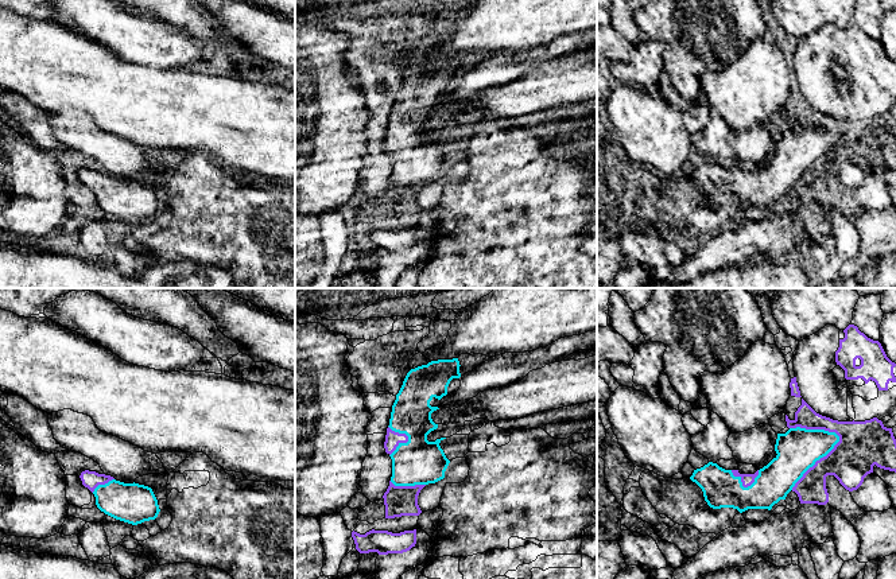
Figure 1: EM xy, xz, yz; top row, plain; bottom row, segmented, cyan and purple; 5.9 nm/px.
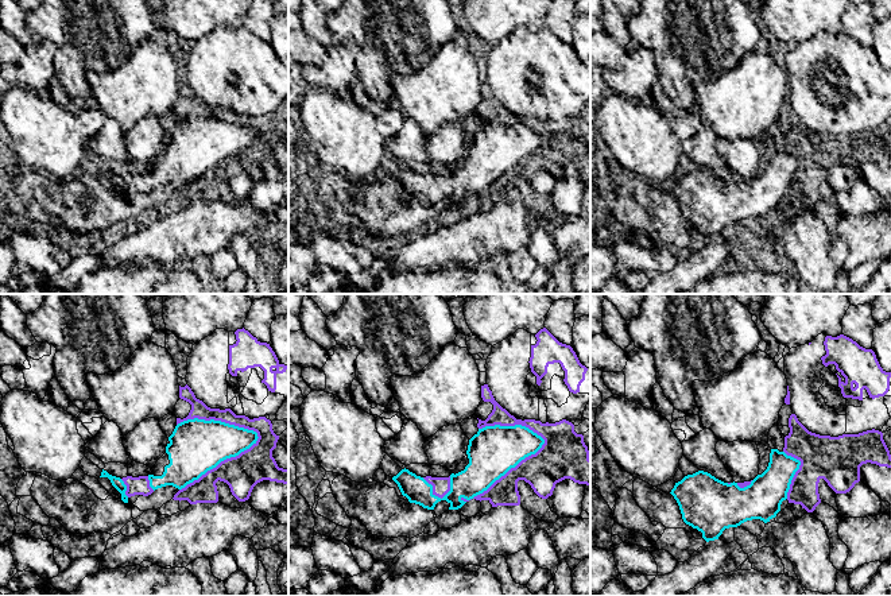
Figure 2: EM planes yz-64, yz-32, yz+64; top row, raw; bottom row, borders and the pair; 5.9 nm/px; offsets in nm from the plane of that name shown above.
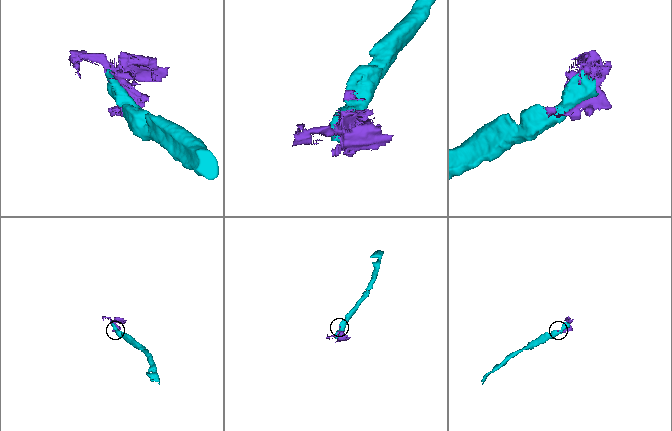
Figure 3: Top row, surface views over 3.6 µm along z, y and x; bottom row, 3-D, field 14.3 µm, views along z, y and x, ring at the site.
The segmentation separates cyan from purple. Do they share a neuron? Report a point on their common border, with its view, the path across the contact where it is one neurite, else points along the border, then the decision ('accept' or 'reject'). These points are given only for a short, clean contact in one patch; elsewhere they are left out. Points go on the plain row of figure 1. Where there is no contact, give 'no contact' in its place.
meets cyan in yz at (818, 158); reject

